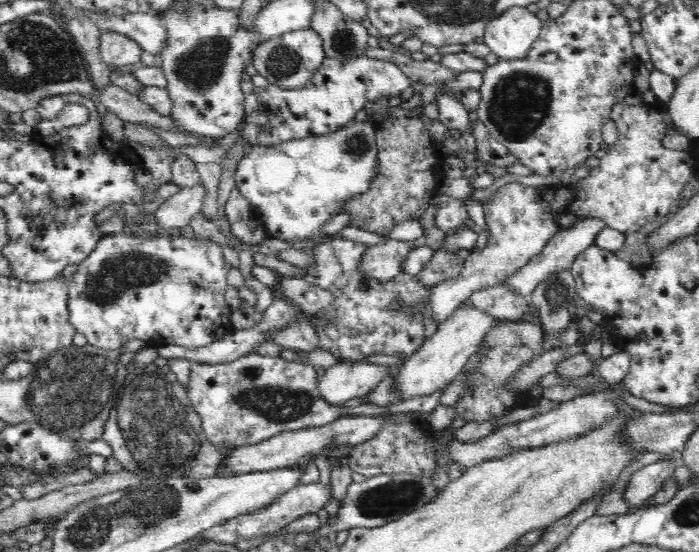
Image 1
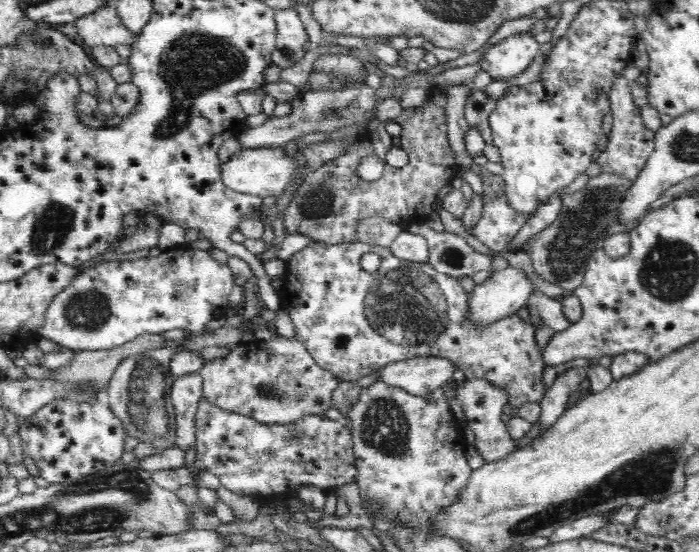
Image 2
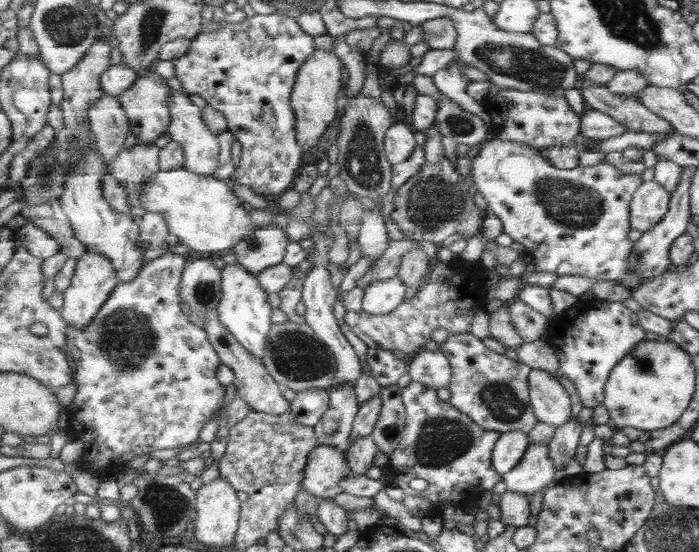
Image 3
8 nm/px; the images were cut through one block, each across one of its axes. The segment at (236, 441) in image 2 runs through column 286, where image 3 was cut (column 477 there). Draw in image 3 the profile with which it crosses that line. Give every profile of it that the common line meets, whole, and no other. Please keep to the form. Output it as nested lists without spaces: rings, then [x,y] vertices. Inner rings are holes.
[[[411,381],[402,392],[404,405],[406,406],[407,432],[397,449],[389,456],[389,482],[403,490],[405,494],[428,498],[432,504],[432,510],[440,508],[445,502],[462,507],[466,504],[476,503],[485,490],[489,490],[503,481],[503,476],[494,470],[493,452],[502,433],[487,430],[477,424],[469,415],[455,408],[450,402],[443,402],[437,396],[434,388],[429,388],[420,382]],[[415,478],[423,478],[428,485],[422,491],[415,491],[409,482]]]

